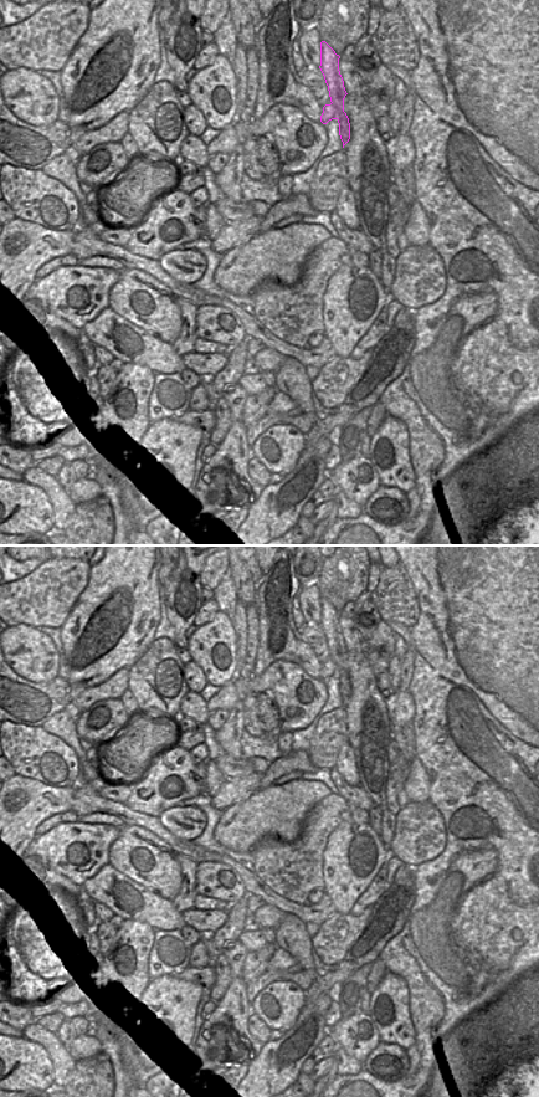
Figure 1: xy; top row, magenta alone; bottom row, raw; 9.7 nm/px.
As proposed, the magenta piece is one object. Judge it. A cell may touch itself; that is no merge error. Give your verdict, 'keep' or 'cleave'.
cleave

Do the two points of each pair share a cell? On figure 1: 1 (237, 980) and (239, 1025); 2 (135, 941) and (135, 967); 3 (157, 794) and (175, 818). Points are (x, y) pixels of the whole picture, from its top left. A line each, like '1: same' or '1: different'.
1: same
2: same
3: different

